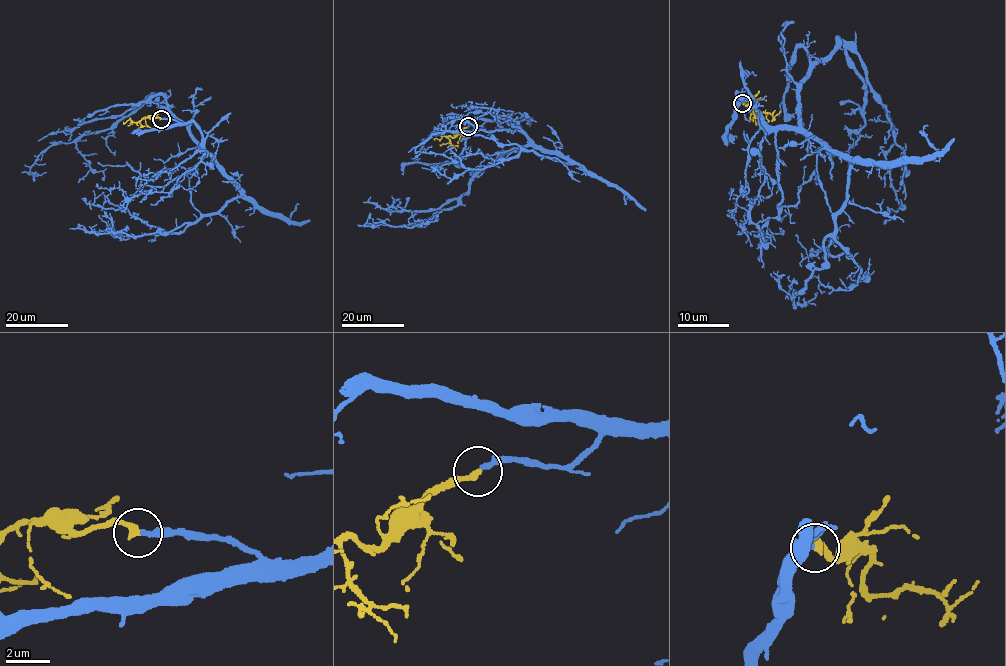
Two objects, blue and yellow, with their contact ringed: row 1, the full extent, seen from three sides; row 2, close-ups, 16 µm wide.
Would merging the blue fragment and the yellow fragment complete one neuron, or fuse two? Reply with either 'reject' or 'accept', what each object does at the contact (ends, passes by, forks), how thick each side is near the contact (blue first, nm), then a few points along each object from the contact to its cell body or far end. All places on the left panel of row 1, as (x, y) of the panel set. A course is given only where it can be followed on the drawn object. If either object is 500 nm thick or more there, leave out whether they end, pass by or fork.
accept; blue ends; yellow ends; calibres 280 and 320 nm; course blue (161, 119), (195, 123), (212, 158), (153, 94), (109, 129), (46, 148), (28, 173), (33, 180); course yellow (161, 119), (145, 117), (135, 122), (123, 121)

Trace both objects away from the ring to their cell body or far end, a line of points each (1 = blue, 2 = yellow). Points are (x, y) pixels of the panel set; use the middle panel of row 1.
1: (468, 126), (501, 118), (528, 142), (482, 168), (454, 207), (397, 227), (375, 222), (365, 226), (369, 212)
2: (467, 126), (453, 137), (443, 136), (433, 140)

